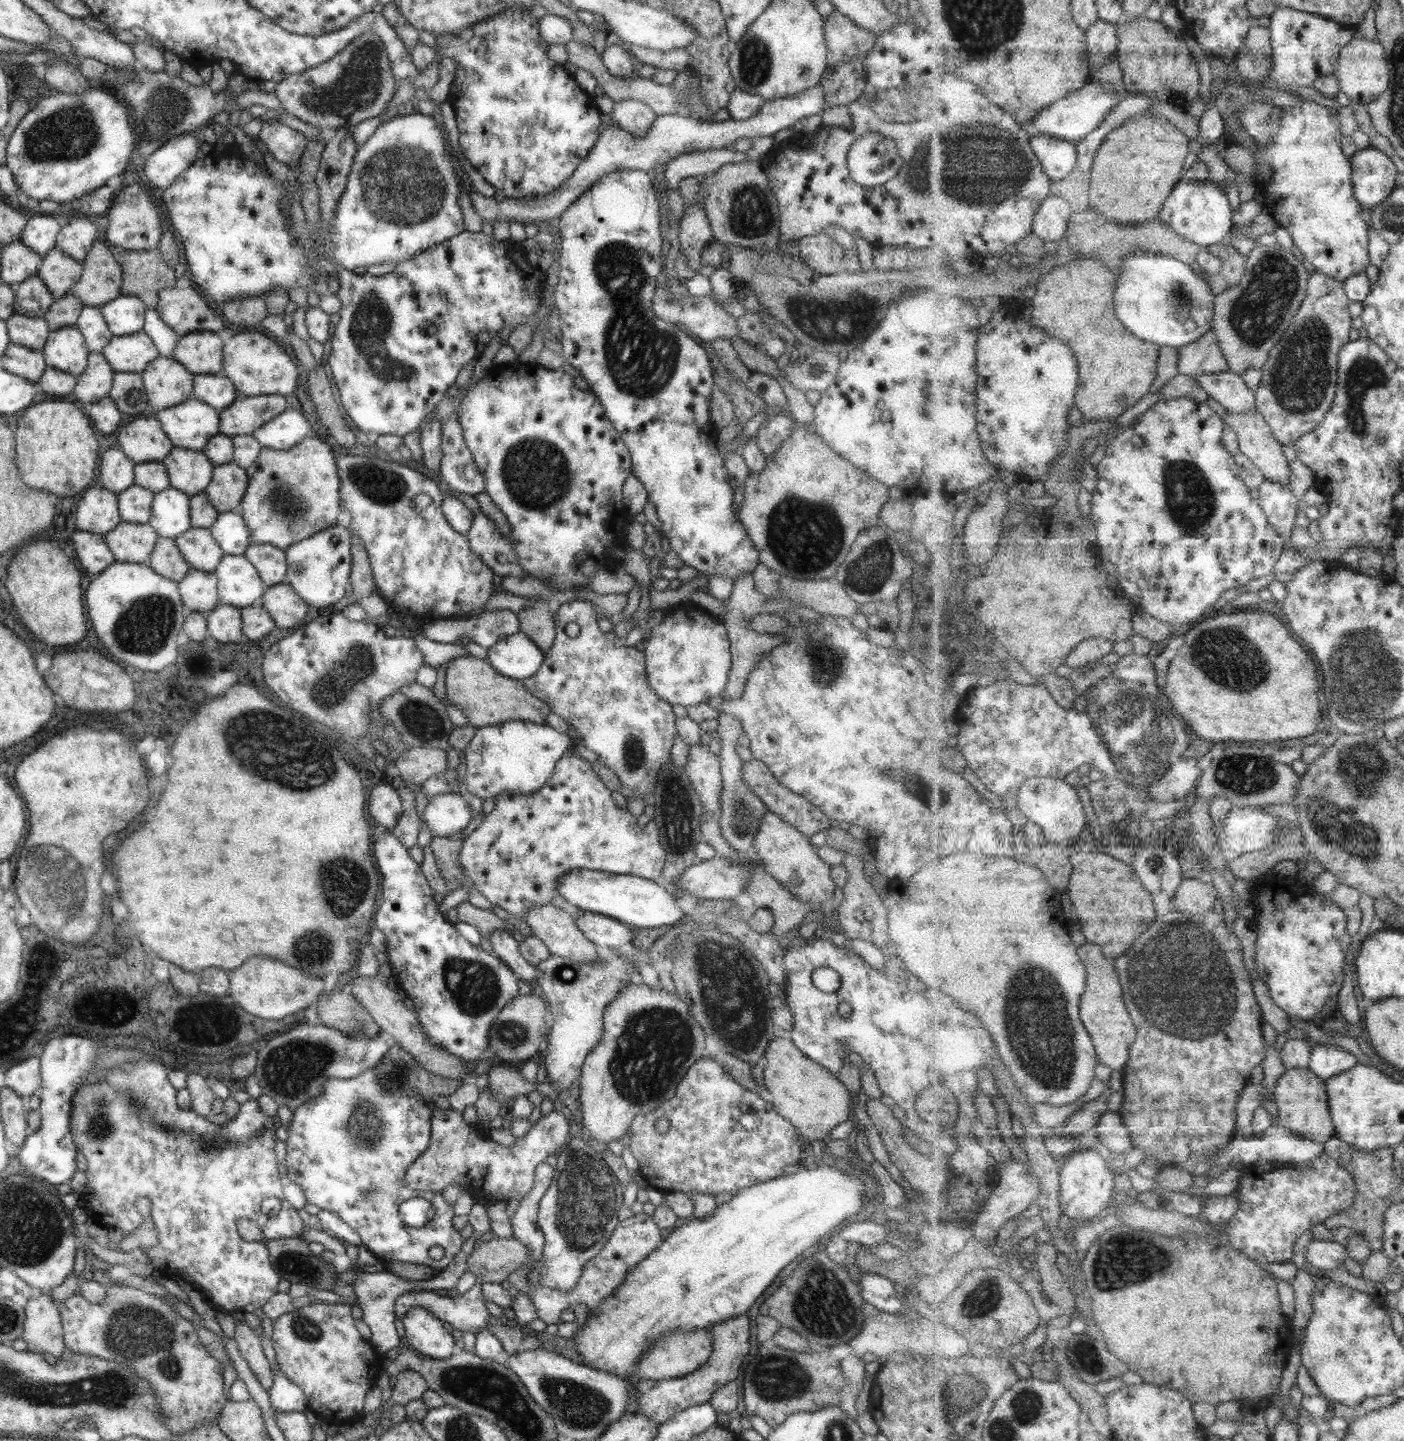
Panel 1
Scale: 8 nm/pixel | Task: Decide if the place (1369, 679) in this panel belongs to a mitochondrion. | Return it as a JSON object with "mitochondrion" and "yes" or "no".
{"mitochondrion":"yes"}

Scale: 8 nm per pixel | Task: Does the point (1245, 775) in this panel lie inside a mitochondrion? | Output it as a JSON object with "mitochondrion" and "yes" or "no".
{"mitochondrion":"yes"}

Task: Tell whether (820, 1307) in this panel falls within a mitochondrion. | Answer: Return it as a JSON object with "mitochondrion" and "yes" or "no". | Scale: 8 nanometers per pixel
{"mitochondrion":"yes"}

